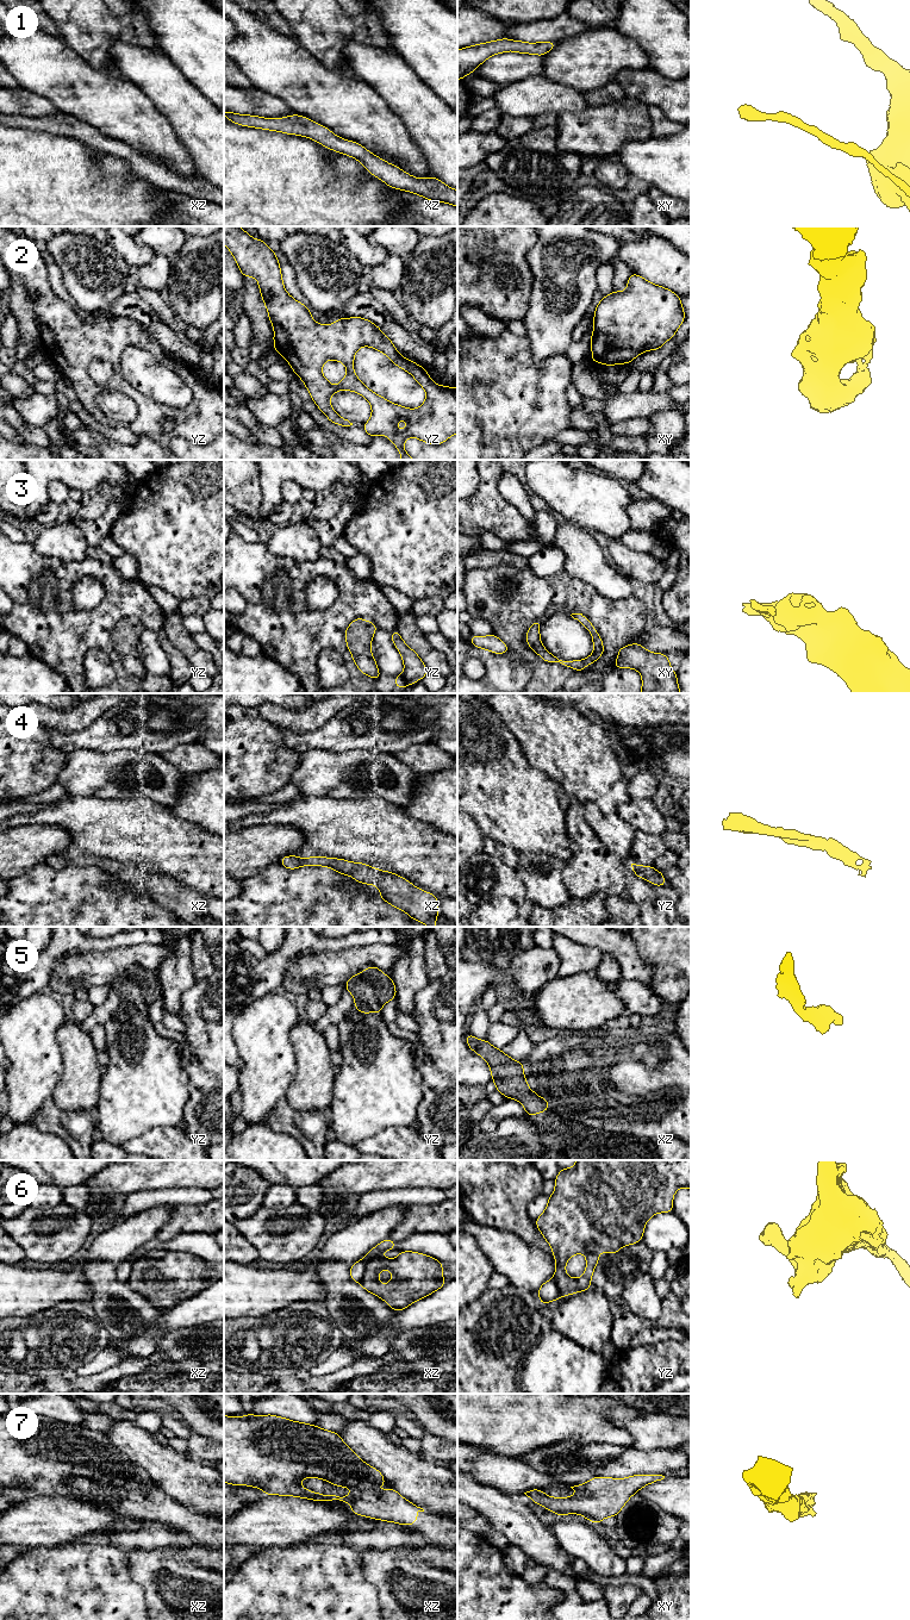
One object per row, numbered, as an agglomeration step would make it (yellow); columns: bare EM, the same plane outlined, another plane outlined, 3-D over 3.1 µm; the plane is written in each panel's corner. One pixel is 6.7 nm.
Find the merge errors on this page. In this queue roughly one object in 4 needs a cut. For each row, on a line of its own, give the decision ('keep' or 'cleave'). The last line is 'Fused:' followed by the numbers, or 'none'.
1: keep
2: keep
3: keep
4: keep
5: keep
6: cleave
7: keep
Fused: 6

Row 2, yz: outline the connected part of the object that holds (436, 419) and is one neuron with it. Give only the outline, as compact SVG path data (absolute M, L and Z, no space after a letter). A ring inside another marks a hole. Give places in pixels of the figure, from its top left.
M224 226L224 243L233 255L242 275L255 278L258 281L260 293L274 328L274 350L287 360L293 372L305 384L312 400L332 424L353 425L348 419L338 416L330 405L330 397L334 393L347 390L361 394L372 406L372 417L362 425L367 435L369 437L375 435L387 436L397 447L401 460L415 460L404 448L406 438L415 437L428 444L438 446L457 434L457 388L445 385L440 386L434 382L425 368L403 357L388 336L385 336L381 329L368 319L361 317L339 318L329 325L314 322L311 317L311 310L286 292L278 255L267 247L264 241L254 239L238 226ZM363 345L384 353L395 366L409 372L416 379L426 393L426 399L420 407L406 409L393 404L364 386L354 370L354 356ZM328 360L339 361L347 367L344 379L336 386L331 385L322 372L322 367ZM399 419L407 422L407 428L403 431L397 429Z

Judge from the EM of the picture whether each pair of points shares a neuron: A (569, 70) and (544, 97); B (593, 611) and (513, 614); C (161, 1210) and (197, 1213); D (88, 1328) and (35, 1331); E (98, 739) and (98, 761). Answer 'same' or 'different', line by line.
A: different
B: same
C: different
D: same
E: different

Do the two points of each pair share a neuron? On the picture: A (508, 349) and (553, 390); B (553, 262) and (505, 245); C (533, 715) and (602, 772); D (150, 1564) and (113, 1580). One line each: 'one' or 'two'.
A: one
B: two
C: one
D: two

